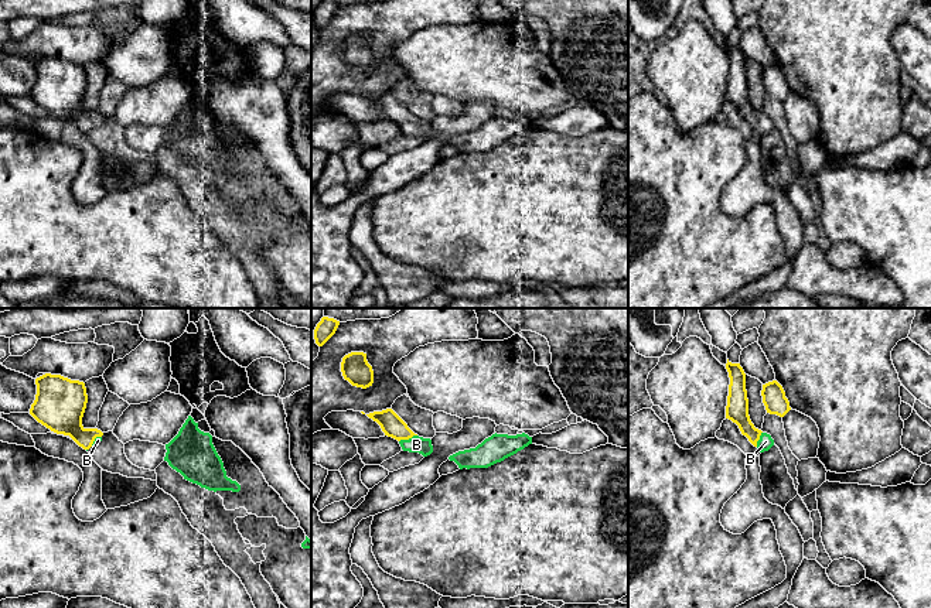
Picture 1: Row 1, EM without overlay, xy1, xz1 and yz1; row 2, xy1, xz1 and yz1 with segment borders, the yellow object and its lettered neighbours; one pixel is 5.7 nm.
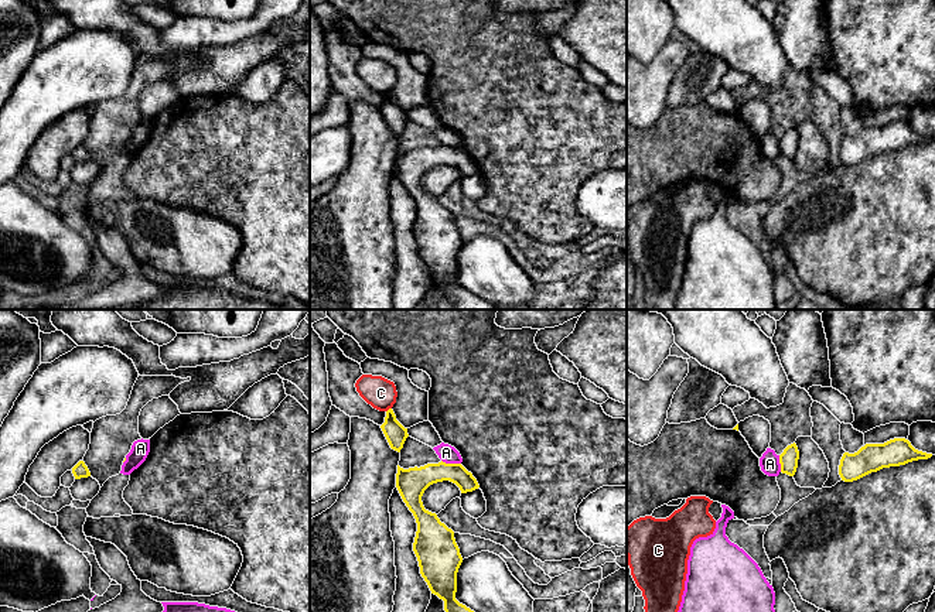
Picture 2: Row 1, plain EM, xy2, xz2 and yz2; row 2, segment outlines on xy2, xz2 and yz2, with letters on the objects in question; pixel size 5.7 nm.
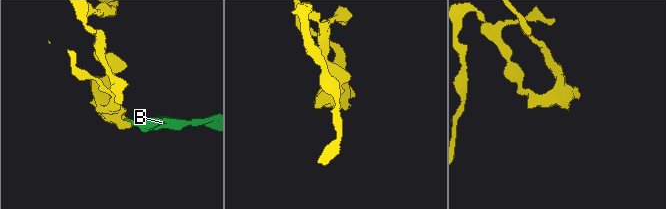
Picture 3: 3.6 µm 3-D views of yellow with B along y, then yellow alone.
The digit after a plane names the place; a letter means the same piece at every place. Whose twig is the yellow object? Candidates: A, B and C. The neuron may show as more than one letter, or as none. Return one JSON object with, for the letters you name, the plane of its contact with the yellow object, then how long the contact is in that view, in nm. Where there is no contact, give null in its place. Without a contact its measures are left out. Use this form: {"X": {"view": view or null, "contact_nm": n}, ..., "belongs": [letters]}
{"B": {"view": "xz1", "contact_nm": 110}, "belongs": ["B"]}

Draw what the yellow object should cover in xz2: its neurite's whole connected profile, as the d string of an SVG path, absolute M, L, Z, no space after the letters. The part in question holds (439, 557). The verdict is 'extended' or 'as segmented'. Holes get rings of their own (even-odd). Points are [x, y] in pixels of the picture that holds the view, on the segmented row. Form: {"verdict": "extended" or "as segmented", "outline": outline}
{"verdict": "as segmented", "outline": "M427 464L403 469L397 465L396 488L413 513L417 531L413 551L417 557L420 574L431 594L444 601L446 612L474 612L455 599L457 572L463 563L454 531L440 522L436 513L424 509L422 496L437 482L450 481L461 493L480 488L477 479L461 464Z"}

